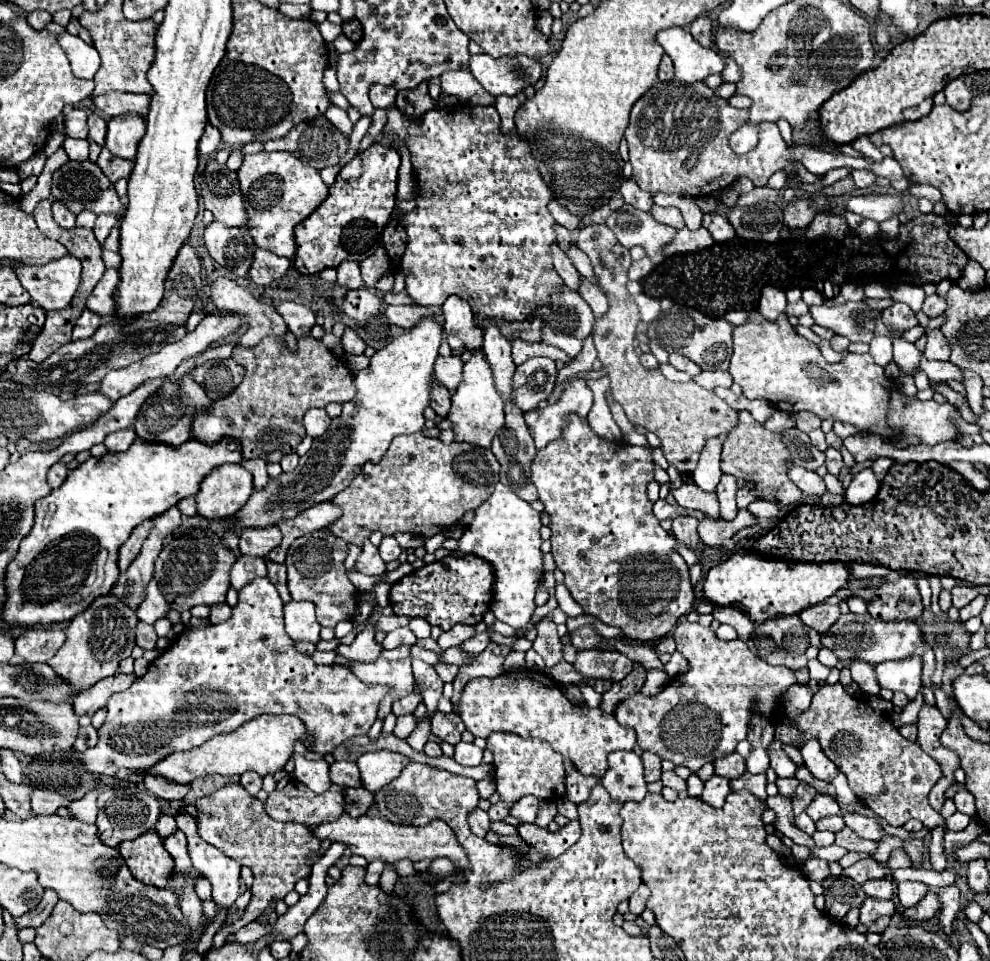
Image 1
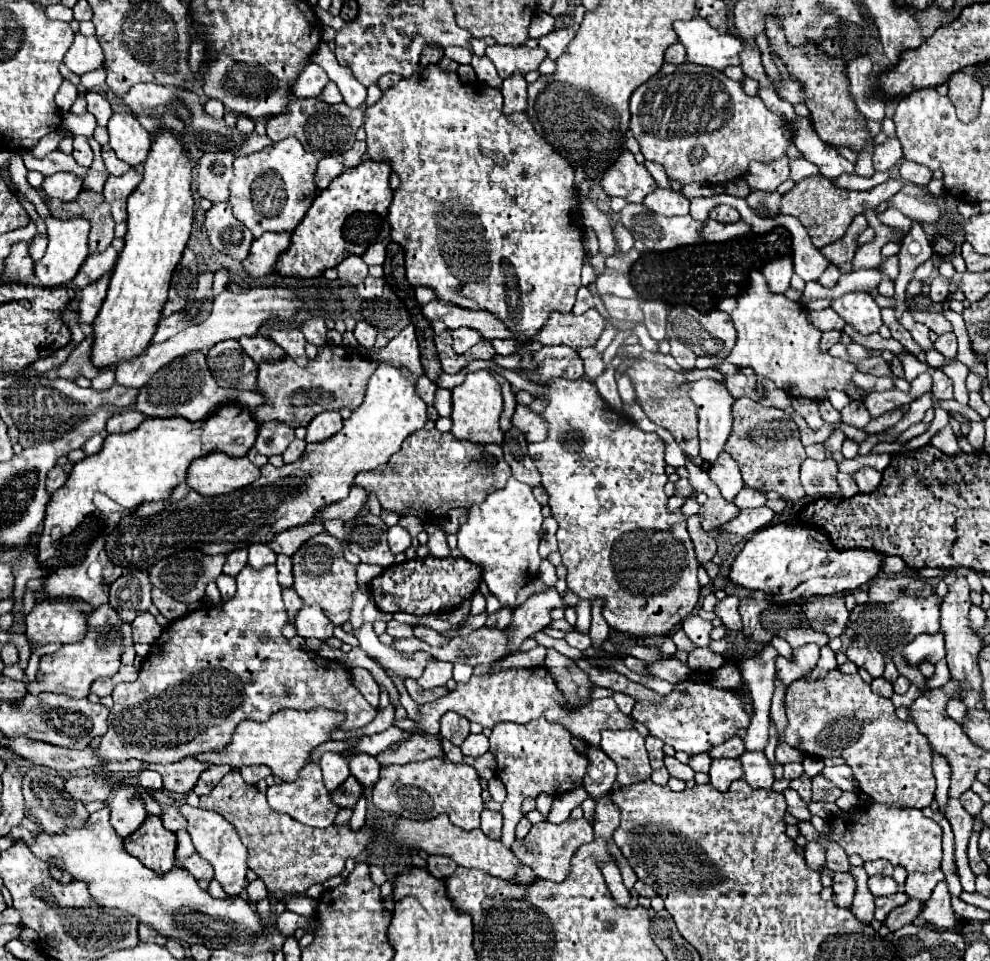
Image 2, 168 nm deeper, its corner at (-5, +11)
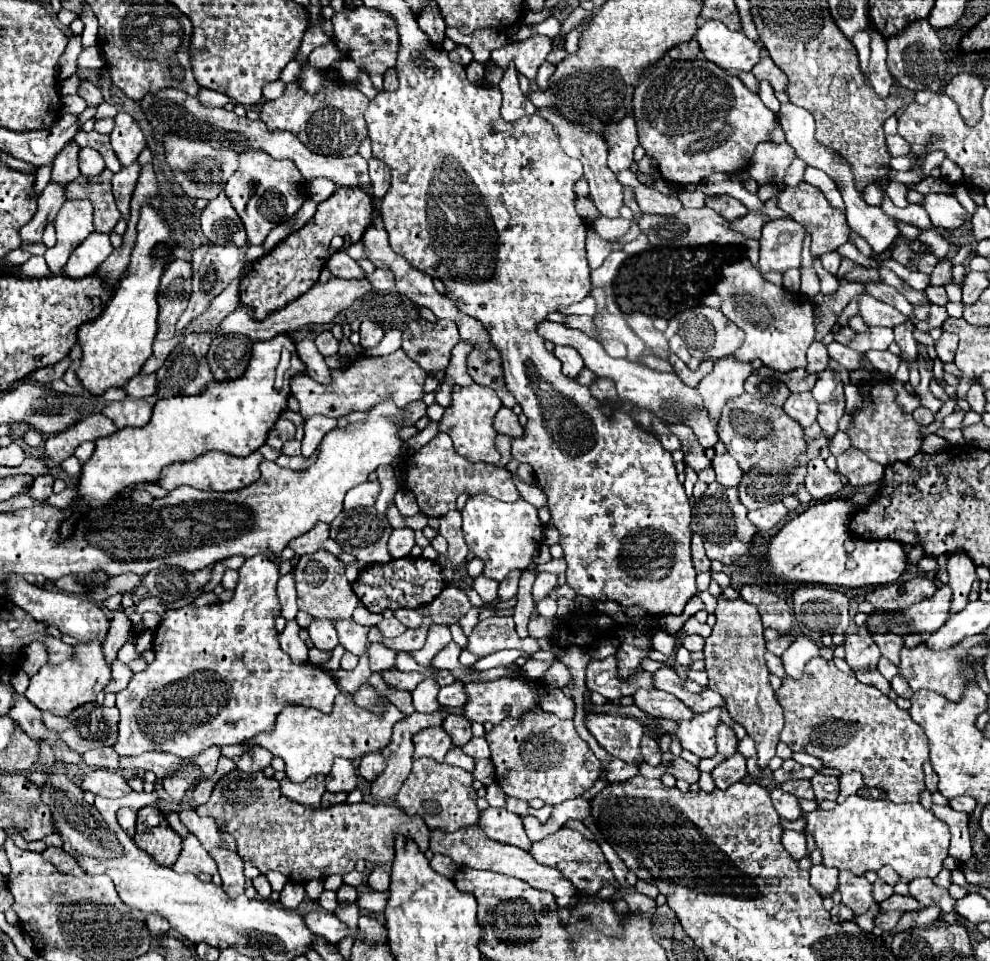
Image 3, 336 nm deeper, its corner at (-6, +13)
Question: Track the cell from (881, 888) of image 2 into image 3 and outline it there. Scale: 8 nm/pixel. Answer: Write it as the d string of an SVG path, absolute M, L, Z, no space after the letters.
M877 879L877 881L873 883L873 899L875 899L877 903L881 903L881 901L885 901L889 895L893 895L893 887L887 885L885 881Z

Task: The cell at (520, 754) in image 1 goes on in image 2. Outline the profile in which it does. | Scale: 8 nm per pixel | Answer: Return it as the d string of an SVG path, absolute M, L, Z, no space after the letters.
M544 717L530 721L526 725L500 723L492 729L490 753L496 757L496 763L498 763L496 777L506 785L506 791L508 791L506 801L502 803L502 815L504 815L502 843L506 847L510 847L512 841L516 839L514 827L522 819L520 805L524 799L528 797L536 799L542 793L554 797L582 785L588 759L574 749L570 739L572 735L566 727L562 727L560 723L550 723Z

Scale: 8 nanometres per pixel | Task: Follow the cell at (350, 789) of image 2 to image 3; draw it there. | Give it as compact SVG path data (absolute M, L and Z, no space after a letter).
M327 791L327 793L323 795L323 799L321 799L321 805L323 805L323 807L327 807L327 805L333 807L333 805L345 803L347 795L349 795L349 793L345 793L345 791L343 791L343 793L329 793L329 791Z

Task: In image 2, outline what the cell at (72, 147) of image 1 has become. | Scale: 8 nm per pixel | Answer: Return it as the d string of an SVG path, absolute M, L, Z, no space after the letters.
M80 135L74 137L74 153L72 153L72 157L76 159L76 163L80 167L90 167L92 165L94 157L92 157L92 149L90 149L86 137L80 137Z

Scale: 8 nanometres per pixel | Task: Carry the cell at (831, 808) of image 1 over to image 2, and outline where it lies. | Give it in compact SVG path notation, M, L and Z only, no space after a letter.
M816 775L812 779L812 801L830 801L830 803L834 803L840 795L842 795L840 787L830 783L826 777Z

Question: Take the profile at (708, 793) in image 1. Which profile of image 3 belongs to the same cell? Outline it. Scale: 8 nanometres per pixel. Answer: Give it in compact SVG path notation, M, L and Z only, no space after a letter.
M735 753L733 757L725 759L719 763L713 771L711 777L715 779L715 785L719 789L727 789L731 783L737 783L747 777L747 767L745 767L745 757L741 753Z

